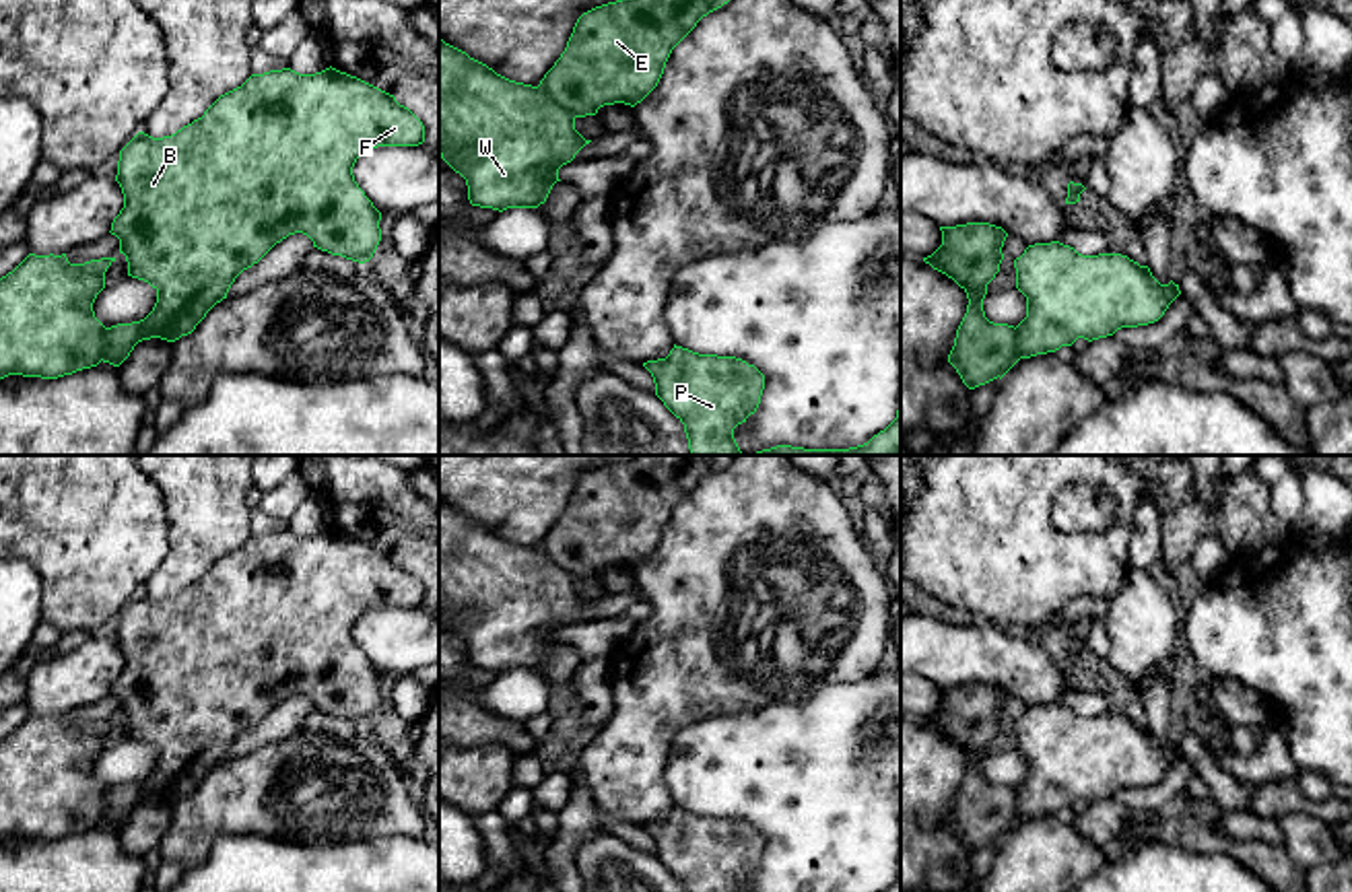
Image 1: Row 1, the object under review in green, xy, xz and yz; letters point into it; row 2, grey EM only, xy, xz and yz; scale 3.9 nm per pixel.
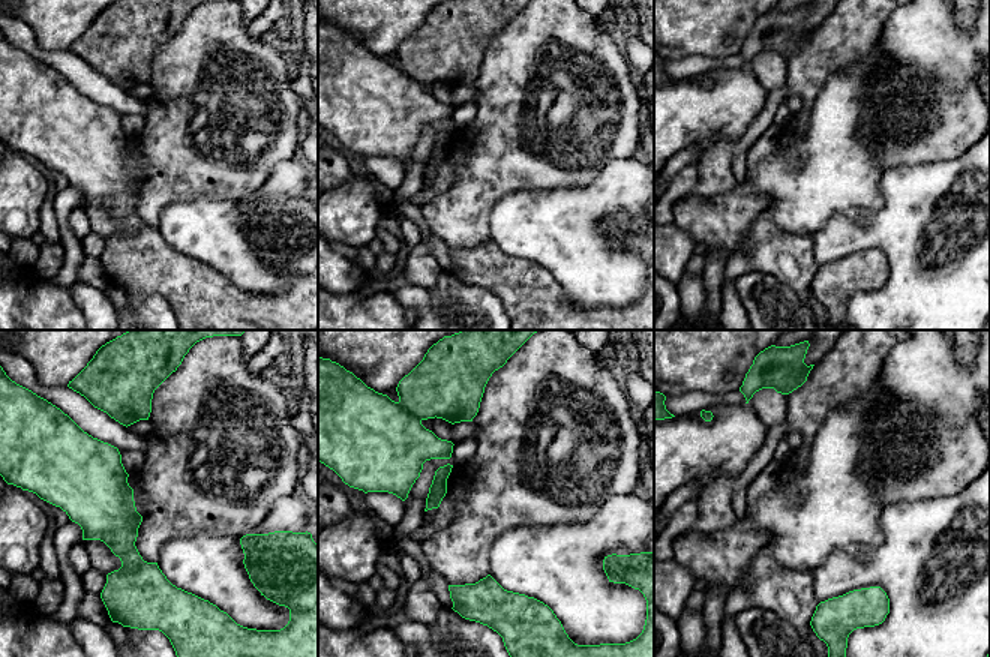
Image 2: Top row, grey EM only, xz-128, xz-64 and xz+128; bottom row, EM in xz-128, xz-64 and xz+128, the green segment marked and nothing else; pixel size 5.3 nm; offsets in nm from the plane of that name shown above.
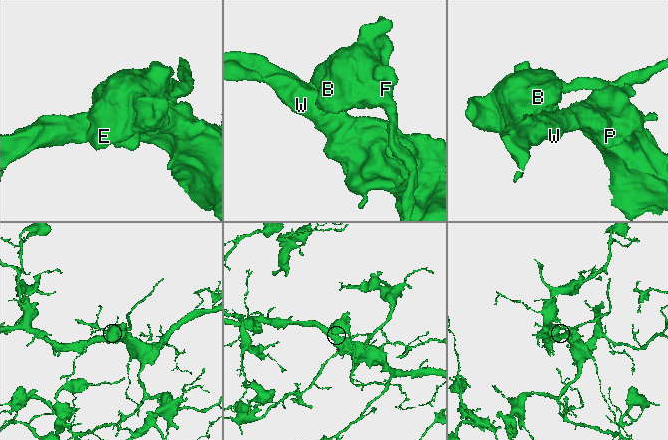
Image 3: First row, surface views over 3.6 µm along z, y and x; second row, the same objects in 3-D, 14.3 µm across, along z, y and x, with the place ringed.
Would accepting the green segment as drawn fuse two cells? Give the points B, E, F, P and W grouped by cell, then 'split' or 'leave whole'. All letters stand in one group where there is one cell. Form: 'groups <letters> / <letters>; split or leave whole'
groups B E F / P W; split

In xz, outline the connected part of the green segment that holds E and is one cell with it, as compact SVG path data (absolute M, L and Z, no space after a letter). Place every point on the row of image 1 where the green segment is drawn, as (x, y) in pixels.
M616 0L583 12L565 52L544 74L540 87L573 117L596 115L600 107L635 107L660 82L672 49L709 12L730 0Z

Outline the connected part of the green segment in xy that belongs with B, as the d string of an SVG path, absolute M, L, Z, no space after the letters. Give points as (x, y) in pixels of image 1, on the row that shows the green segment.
M332 66L315 74L291 68L251 74L175 134L153 138L138 132L120 150L115 181L124 194L124 208L109 233L120 239L128 276L148 282L157 290L157 303L144 319L105 330L101 361L120 367L142 340L175 342L192 334L206 313L227 299L235 278L289 235L303 233L322 251L369 262L381 241L381 212L354 181L352 167L369 148L422 142L422 122L394 95Z

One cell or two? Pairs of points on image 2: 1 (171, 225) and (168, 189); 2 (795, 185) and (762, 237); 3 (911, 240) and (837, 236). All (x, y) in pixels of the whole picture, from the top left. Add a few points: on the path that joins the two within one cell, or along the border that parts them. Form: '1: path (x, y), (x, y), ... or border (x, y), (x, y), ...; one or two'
1: border (204, 195), (170, 201), (162, 209), (156, 225); two
2: border (764, 210), (782, 230), (806, 234); two
3: path (893, 236), (855, 236); one

